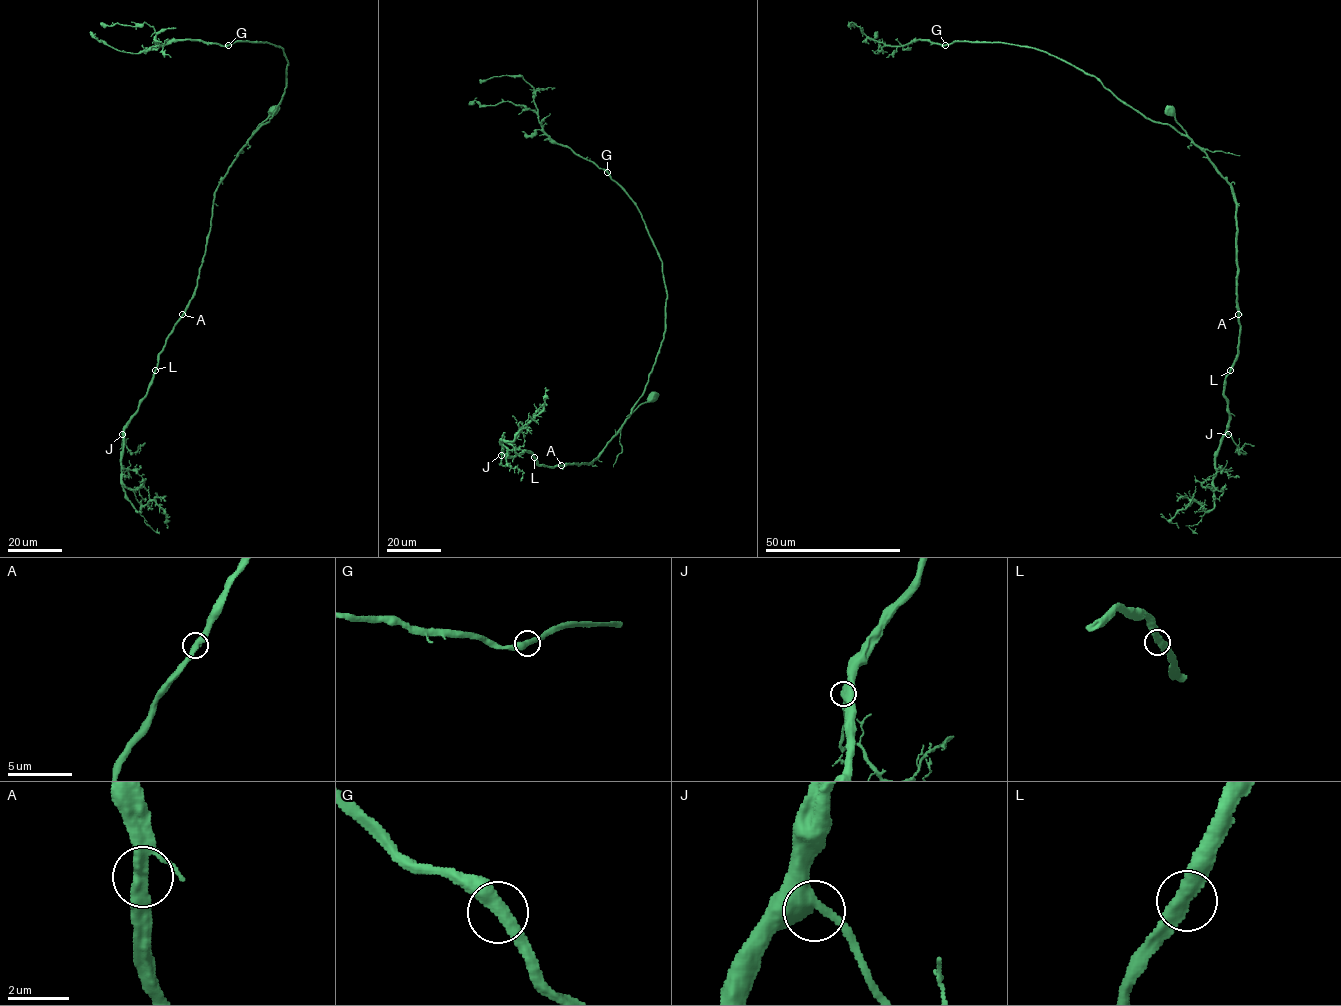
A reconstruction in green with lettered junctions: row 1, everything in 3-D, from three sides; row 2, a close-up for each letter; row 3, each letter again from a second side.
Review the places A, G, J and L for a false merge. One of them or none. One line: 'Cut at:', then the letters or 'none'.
Cut at: none

